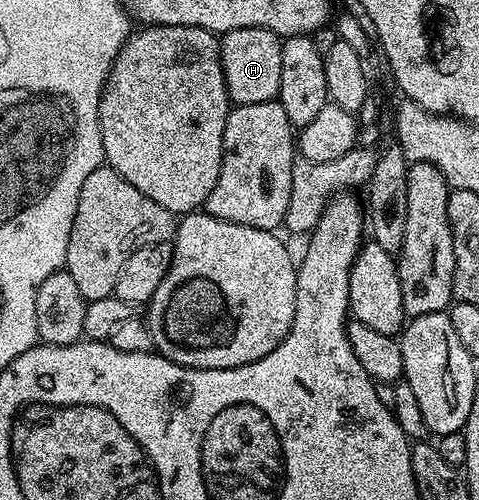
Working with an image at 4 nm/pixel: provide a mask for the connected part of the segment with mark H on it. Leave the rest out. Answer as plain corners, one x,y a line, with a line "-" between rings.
247,28
230,30
219,37
220,65
226,82
229,101
257,104
279,97
282,86
282,40
270,30

